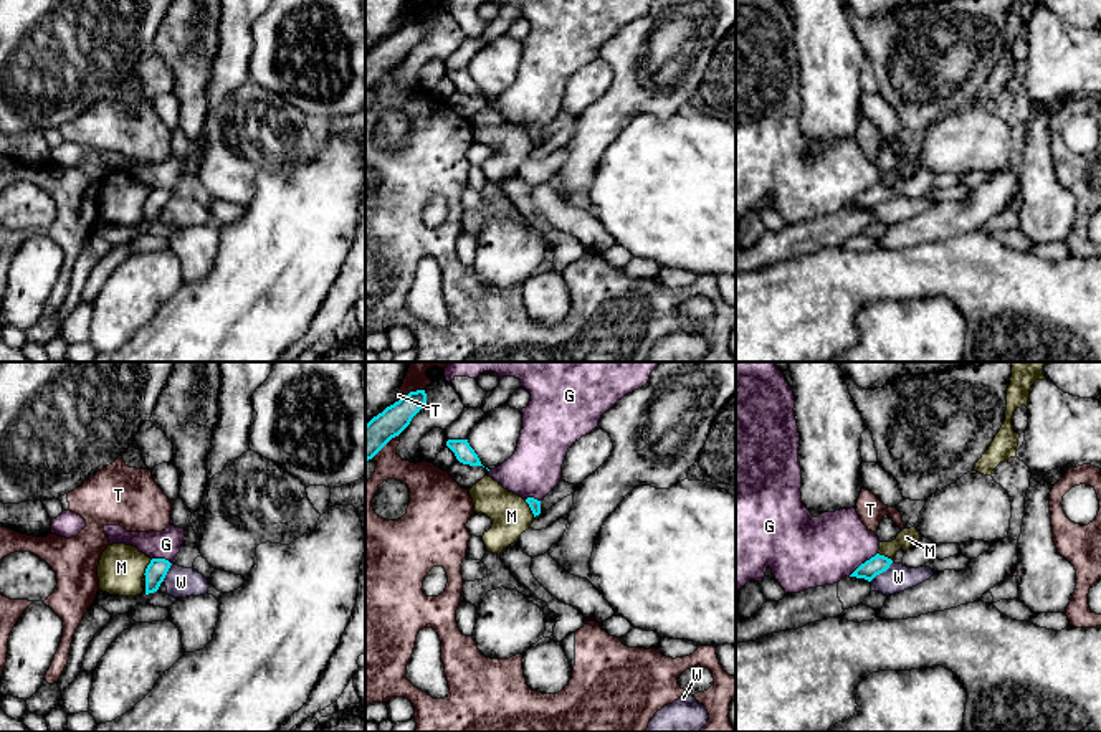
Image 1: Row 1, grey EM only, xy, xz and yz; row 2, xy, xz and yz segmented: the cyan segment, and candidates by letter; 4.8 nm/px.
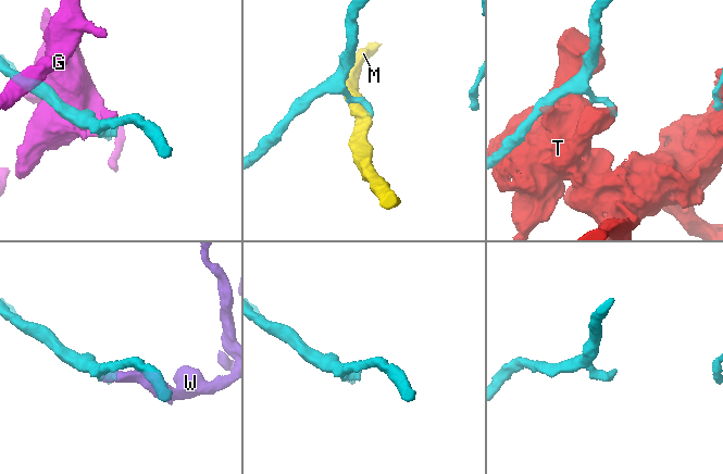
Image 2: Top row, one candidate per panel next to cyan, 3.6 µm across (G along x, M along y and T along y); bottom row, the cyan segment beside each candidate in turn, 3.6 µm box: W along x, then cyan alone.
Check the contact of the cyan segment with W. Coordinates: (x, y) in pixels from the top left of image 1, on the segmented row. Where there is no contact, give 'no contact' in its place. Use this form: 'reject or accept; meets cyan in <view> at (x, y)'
reject; meets cyan in yz at (881, 572)

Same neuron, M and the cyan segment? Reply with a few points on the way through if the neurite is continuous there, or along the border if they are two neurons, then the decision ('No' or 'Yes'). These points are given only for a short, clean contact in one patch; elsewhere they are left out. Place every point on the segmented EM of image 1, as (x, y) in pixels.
Boundary: xz (524, 499), (534, 516). No

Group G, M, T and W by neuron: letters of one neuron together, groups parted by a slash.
G / M / T / W

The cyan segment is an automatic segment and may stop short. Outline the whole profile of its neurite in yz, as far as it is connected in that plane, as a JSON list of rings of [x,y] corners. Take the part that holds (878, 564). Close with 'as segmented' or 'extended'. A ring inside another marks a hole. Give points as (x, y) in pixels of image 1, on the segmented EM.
[[[876,554],[875,557],[861,563],[850,577],[865,578],[871,582],[876,575],[886,572],[891,563],[891,559]]]; as segmented

